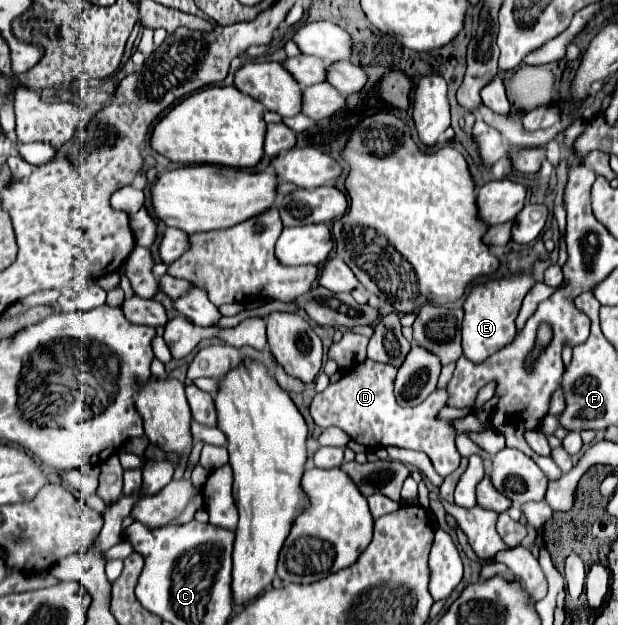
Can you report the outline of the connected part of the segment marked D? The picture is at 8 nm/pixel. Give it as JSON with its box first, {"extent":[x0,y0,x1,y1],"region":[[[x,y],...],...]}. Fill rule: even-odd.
{"extent":[311,359,459,477],"region":[[[367,359],[365,363],[353,367],[345,373],[337,383],[331,383],[323,393],[317,393],[311,403],[311,417],[313,421],[325,427],[339,427],[343,429],[353,441],[365,447],[405,447],[413,451],[423,451],[435,471],[441,477],[447,477],[459,467],[459,451],[455,447],[457,431],[451,419],[439,419],[439,411],[447,407],[449,391],[447,387],[435,389],[429,399],[425,399],[417,407],[401,407],[393,395],[393,379],[397,369],[387,363],[377,363]]]}

